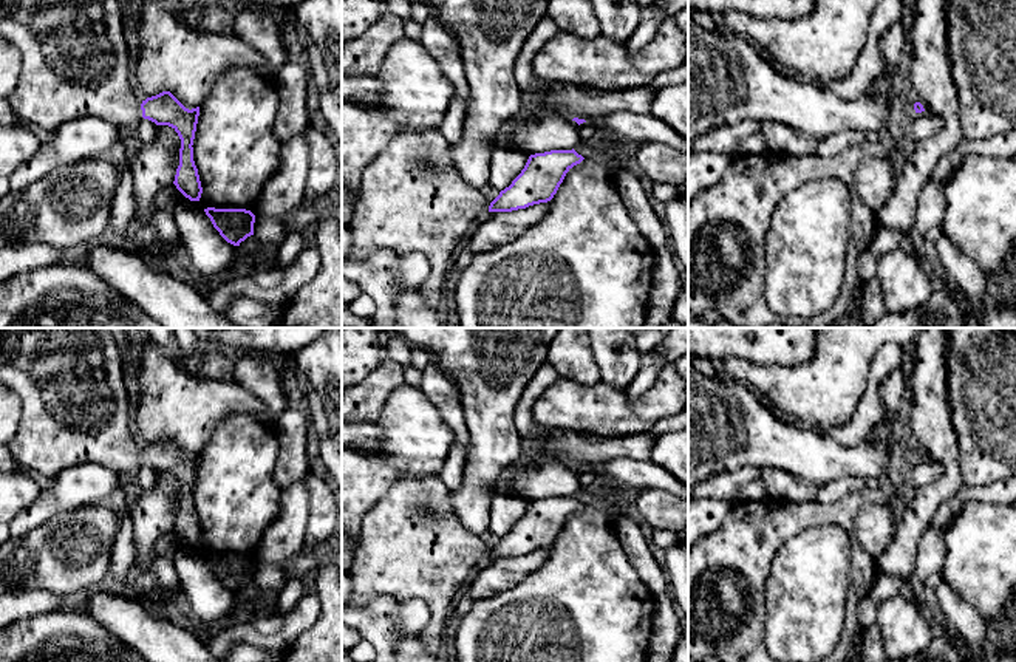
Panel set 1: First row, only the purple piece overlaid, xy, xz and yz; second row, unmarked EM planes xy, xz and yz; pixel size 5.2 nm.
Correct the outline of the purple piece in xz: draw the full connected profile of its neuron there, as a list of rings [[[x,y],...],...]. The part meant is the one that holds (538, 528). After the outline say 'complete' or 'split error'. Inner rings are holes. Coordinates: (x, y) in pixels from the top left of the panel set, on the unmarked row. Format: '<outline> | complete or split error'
[[[574,495],[530,501],[521,520],[490,549],[489,558],[512,558],[551,548],[566,520],[583,506]]] | complete

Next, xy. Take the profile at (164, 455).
[[[0,328],[0,384],[22,401],[22,416],[14,439],[8,444],[17,462],[53,478],[76,464],[101,464],[122,478],[133,476],[139,466],[172,473],[179,486],[179,512],[173,531],[190,548],[199,548],[203,534],[193,507],[193,486],[199,453],[186,455],[170,438],[139,447],[131,428],[131,415],[118,340],[111,328]]] | split error

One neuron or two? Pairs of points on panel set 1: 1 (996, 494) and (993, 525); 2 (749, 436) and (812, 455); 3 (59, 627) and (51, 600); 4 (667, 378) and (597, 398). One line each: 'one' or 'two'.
1: two
2: one
3: two
4: one

